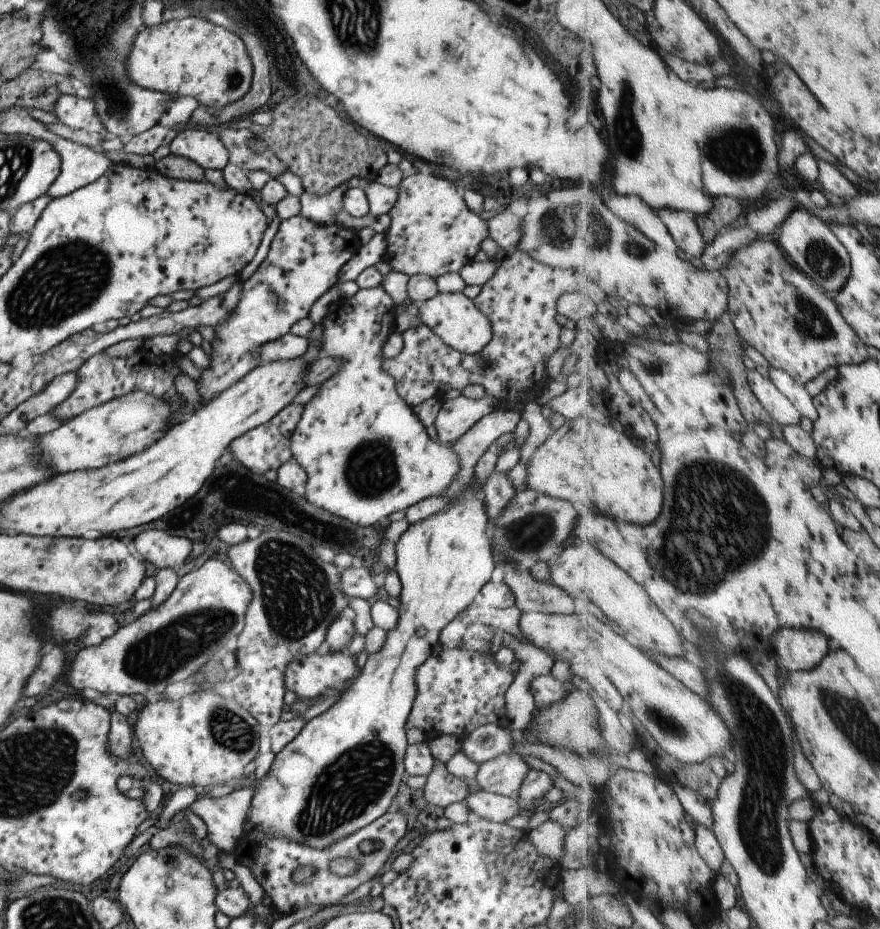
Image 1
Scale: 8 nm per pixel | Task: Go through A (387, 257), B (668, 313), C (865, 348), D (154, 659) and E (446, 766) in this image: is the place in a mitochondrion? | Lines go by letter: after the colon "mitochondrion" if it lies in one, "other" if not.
A: other
B: other
C: other
D: mitochondrion
E: other

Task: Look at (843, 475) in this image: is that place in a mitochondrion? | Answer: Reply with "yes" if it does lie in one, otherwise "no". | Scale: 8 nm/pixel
no

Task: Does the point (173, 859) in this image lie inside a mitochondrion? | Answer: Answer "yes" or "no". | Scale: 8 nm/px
yes

